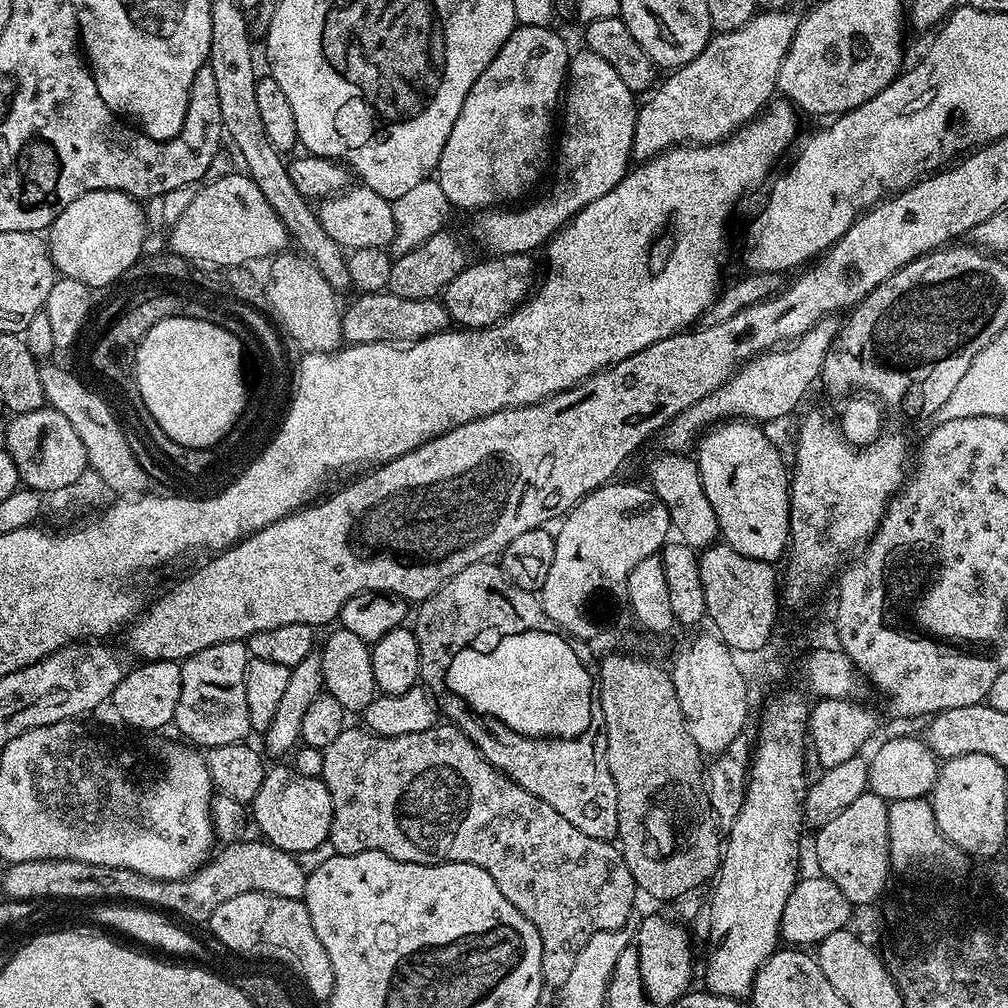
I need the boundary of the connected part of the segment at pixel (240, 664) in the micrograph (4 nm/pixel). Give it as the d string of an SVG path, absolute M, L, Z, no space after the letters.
M235 640L198 650L198 654L180 664L182 694L178 694L174 728L185 736L183 739L189 745L207 750L249 739L252 732L250 708L246 706L246 666L249 659L247 643Z

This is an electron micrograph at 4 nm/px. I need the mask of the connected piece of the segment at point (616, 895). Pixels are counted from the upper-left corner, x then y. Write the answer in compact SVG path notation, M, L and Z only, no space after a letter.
M444 722L437 723L436 727L430 730L418 730L418 734L398 734L397 736L380 736L377 732L364 728L345 727L342 734L338 734L338 738L334 738L334 742L330 742L330 746L324 749L324 761L322 762L322 779L326 790L330 790L330 802L332 803L332 821L330 822L330 834L328 841L334 846L334 850L338 856L357 856L363 852L381 852L390 858L394 858L398 862L414 862L415 864L473 864L482 870L486 870L486 874L490 874L490 878L494 878L494 882L498 886L498 890L502 890L502 894L506 894L506 902L510 902L510 906L514 906L514 910L522 913L526 919L538 930L538 938L542 938L542 978L545 985L549 989L559 990L566 982L566 978L570 978L570 973L574 971L574 962L578 959L578 954L582 954L582 946L586 946L586 942L590 942L590 938L594 938L594 934L599 932L615 932L625 927L624 923L632 916L632 907L636 904L636 896L638 897L638 889L634 878L630 874L630 866L626 866L624 861L624 853L620 851L615 843L607 840L599 840L598 838L590 838L590 834L582 834L582 830L578 830L578 826L566 822L566 818L562 818L562 814L558 814L558 810L554 810L554 806L550 806L542 798L538 798L534 794L530 794L530 790L522 790L522 786L518 786L505 772L497 770L486 757L480 753L480 749L474 746L474 742L470 742L468 733L457 728L455 723Z

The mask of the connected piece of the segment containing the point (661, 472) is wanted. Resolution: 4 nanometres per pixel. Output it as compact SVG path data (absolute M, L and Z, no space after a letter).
M688 454L663 455L649 466L647 483L666 506L675 535L697 550L717 543L720 536L718 518L714 514L714 506L710 506L710 498L706 498L706 490L702 490L702 478L695 459Z

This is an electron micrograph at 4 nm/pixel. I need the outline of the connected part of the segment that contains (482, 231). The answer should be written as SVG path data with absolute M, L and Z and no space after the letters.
M581 50L568 61L568 79L562 93L562 116L564 112L564 125L559 125L561 132L560 145L555 145L554 160L556 156L556 173L552 176L552 193L528 204L525 208L512 206L507 210L480 210L476 216L476 236L485 248L485 253L499 254L501 256L514 256L517 254L535 253L535 248L543 249L548 241L572 221L594 198L602 198L602 194L610 194L618 182L630 171L634 157L634 126L638 100L634 93L618 78L618 74L598 54Z

